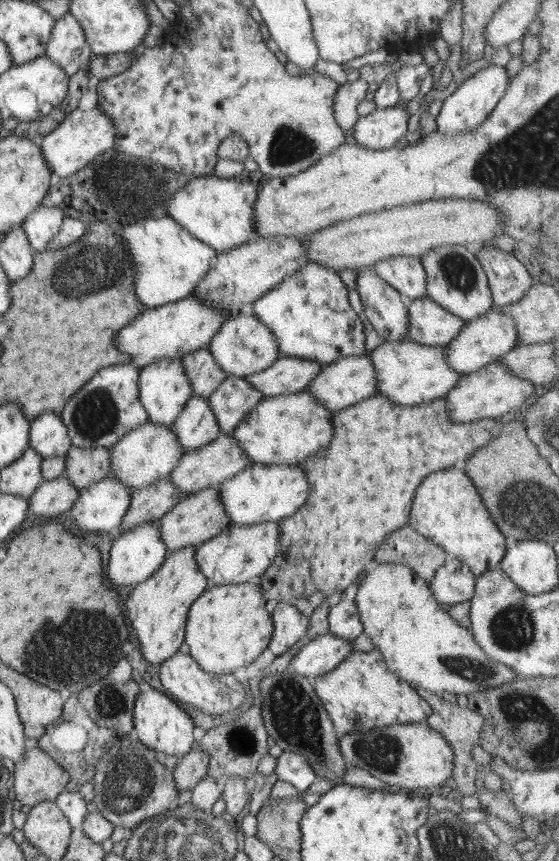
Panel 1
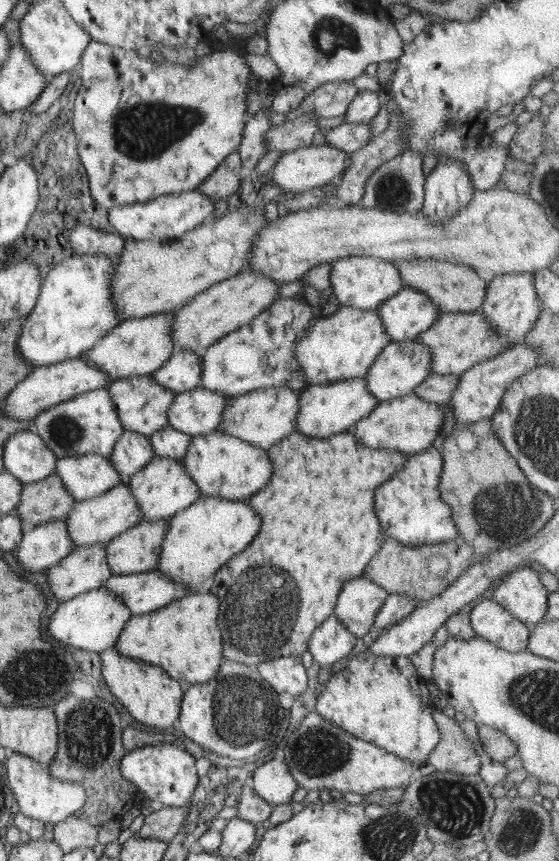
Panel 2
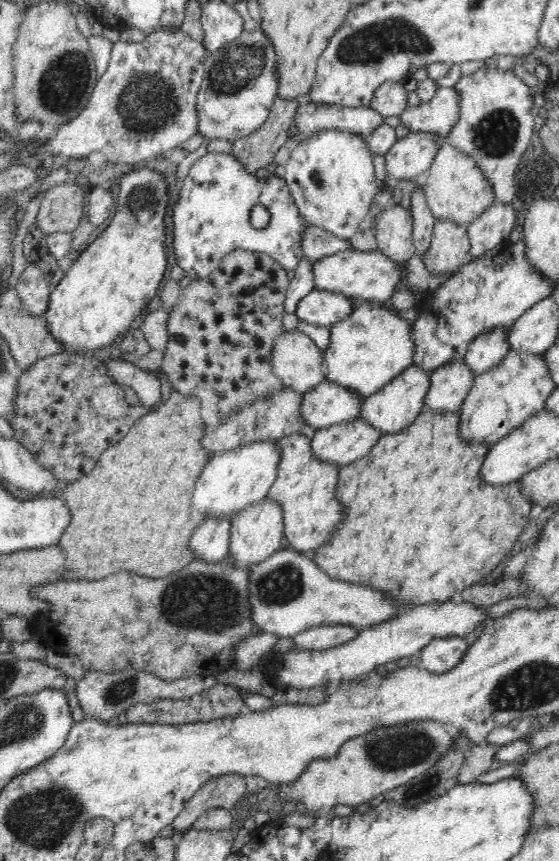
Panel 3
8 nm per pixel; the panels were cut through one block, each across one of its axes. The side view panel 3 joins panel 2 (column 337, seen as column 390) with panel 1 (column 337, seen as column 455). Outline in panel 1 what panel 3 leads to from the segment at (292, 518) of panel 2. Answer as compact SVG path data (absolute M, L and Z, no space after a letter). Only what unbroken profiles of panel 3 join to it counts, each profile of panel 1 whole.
M374 394L335 412L332 417L334 435L331 444L302 462L310 482L308 498L292 516L278 521L278 554L261 575L261 580L256 580L266 602L278 599L295 603L300 598L308 599L315 592L320 592L326 600L335 601L350 586L355 586L369 567L374 565L376 548L390 533L408 525L416 486L430 472L454 466L454 462L460 458L460 454L454 450L438 452L430 440L432 428L446 426L454 430L452 421L456 420L450 418L450 404L445 397L419 405L400 406L386 396Z

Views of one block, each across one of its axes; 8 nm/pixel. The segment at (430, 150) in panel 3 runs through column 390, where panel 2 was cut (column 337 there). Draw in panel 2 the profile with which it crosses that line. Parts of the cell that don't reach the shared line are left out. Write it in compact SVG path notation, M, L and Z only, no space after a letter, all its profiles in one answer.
M312 146L298 148L296 150L284 152L278 160L274 170L268 173L268 178L272 179L283 191L288 194L302 194L311 188L322 187L330 182L337 182L345 172L346 160L350 159L350 154L344 150L336 150L332 146Z

